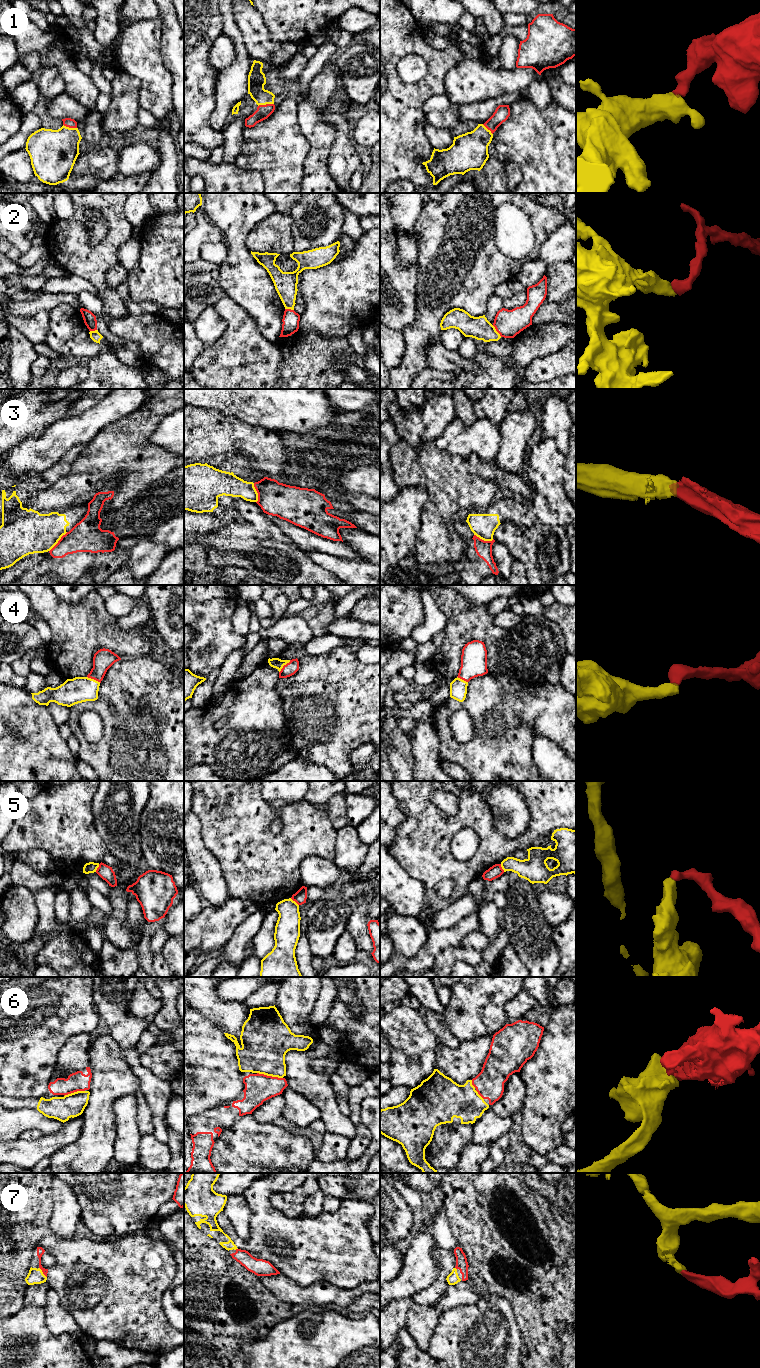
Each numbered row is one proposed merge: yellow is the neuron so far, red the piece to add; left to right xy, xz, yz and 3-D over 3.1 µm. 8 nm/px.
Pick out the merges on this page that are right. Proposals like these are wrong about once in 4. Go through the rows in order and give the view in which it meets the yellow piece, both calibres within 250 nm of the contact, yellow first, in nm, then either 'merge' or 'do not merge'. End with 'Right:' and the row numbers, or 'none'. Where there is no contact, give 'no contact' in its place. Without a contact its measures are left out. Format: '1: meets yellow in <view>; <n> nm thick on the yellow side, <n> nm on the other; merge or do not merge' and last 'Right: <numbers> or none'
1: meets yellow in xz; 140 nm thick on the yellow side, 110 nm on the other; merge
2: meets yellow in yz; 180 nm thick on the yellow side, 220 nm on the other; do not merge
3: meets yellow in xy; 340 nm thick on the yellow side, 260 nm on the other; do not merge
4: meets yellow in xz; 90 nm thick on the yellow side, 100 nm on the other; merge
5: meets yellow in xz; 200 nm thick on the yellow side, 100 nm on the other; do not merge
6: meets yellow in xz; 360 nm thick on the yellow side, 220 nm on the other; merge
7: meets yellow in xy; 130 nm thick on the yellow side, 60 nm on the other; merge
Right: 1, 4, 6, 7

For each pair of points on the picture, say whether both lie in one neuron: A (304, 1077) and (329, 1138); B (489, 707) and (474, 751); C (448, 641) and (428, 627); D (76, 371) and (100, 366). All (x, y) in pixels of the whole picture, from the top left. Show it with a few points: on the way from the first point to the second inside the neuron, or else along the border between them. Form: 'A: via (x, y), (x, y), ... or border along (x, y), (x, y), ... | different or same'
A: border along (326, 1131), (350, 1138) | different
B: via (489, 718), (489, 736), (485, 740) | same
C: border along (442, 610), (445, 616), (445, 625), (431, 640) | different
D: border along (88, 366), (88, 376), (86, 378) | different

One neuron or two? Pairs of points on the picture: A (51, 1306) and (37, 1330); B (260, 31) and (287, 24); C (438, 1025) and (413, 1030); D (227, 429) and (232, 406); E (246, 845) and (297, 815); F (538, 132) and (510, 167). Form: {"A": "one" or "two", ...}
{"A": "two", "B": "two", "C": "two", "D": "two", "E": "one", "F": "two"}

